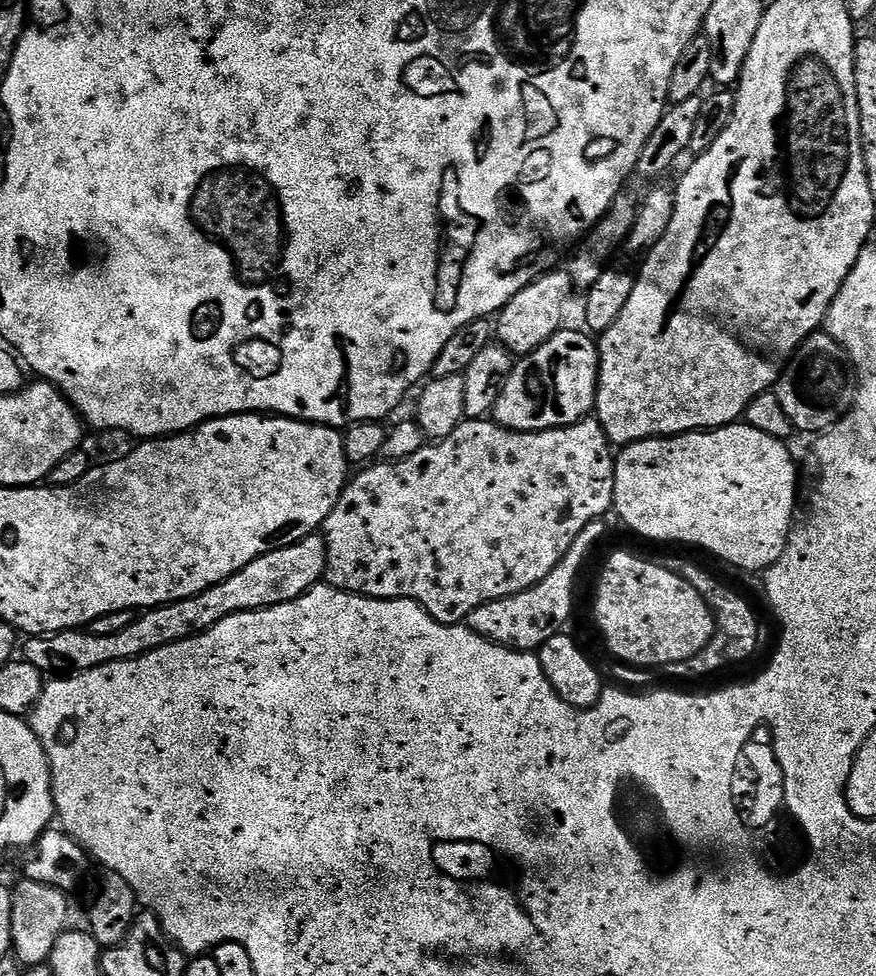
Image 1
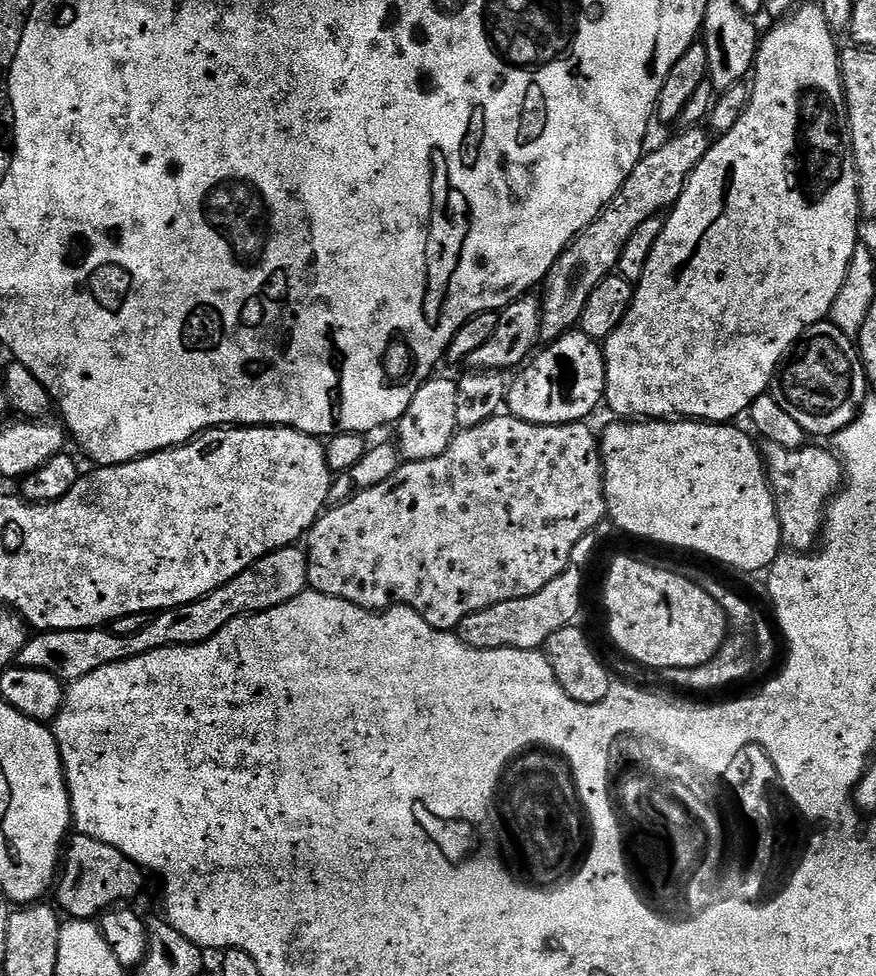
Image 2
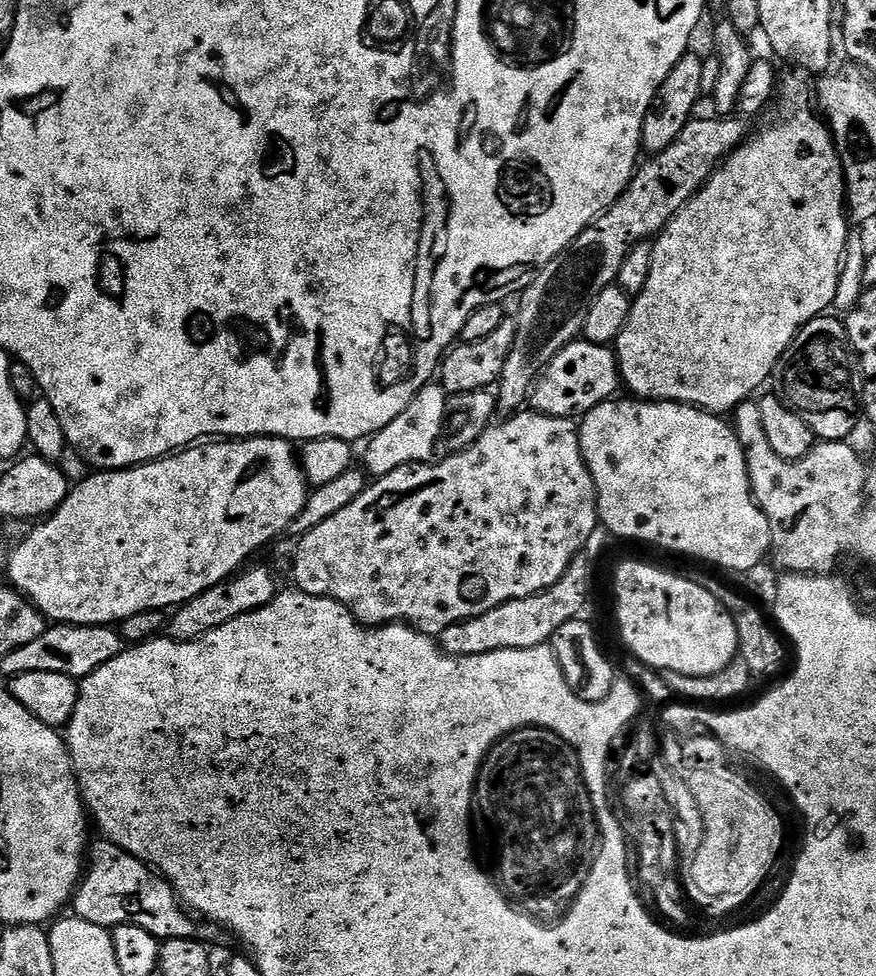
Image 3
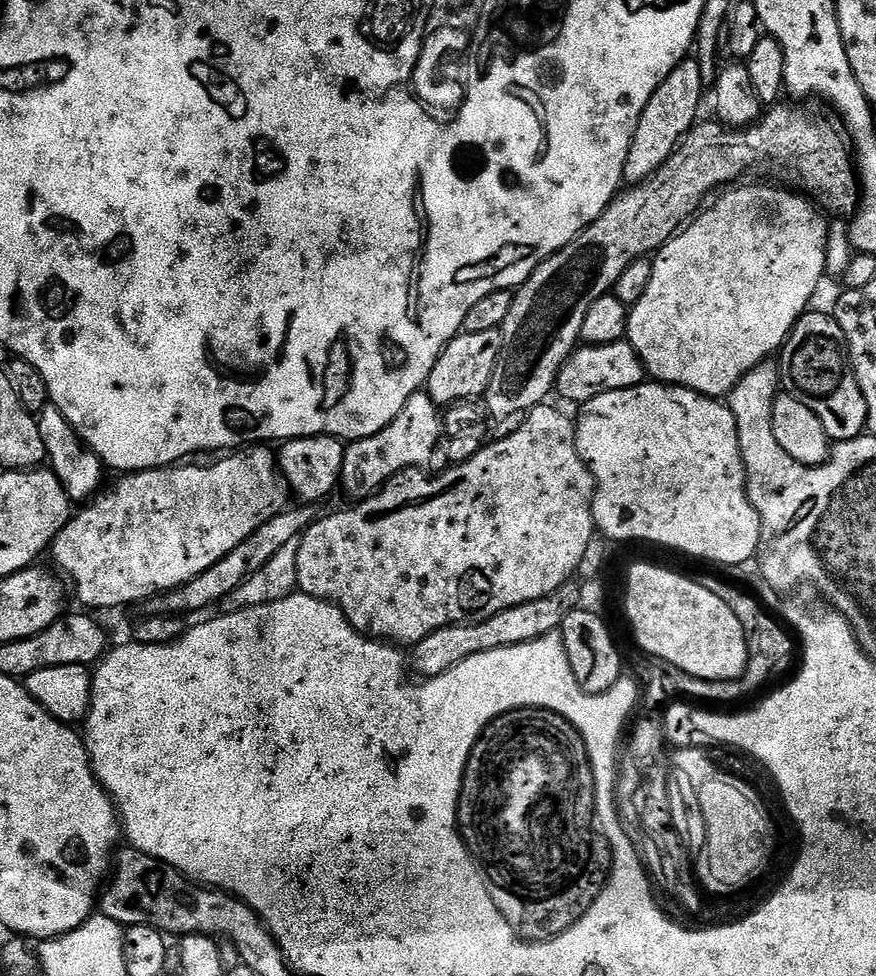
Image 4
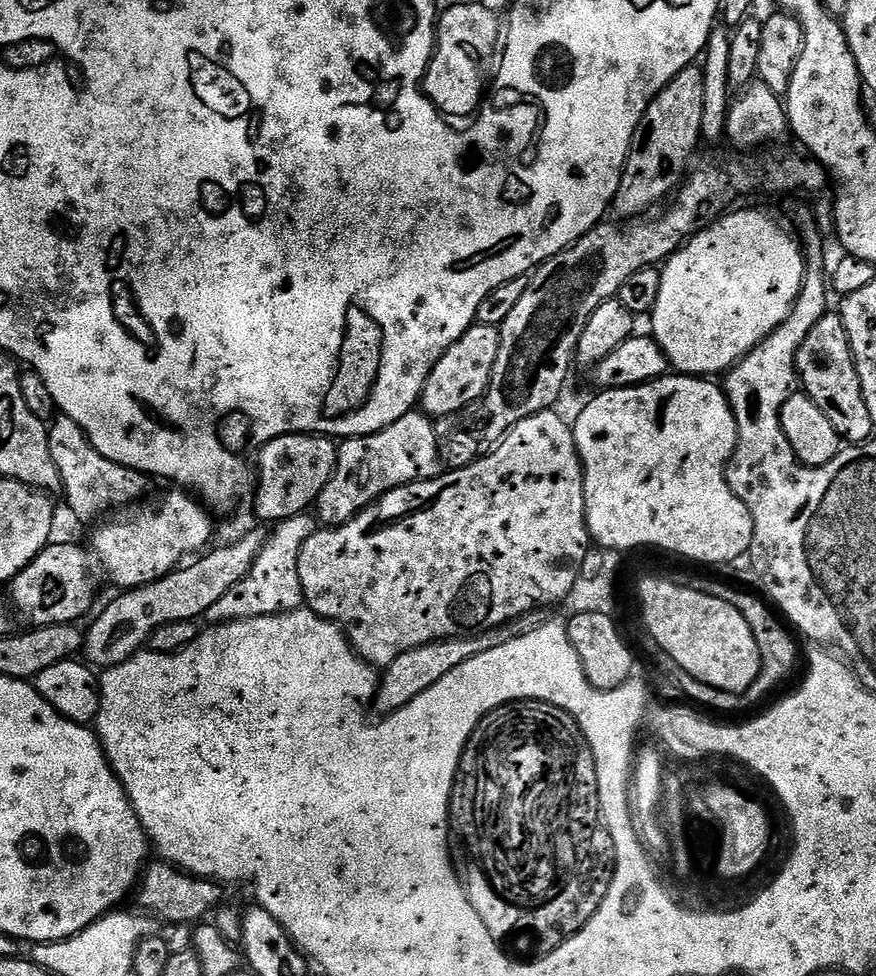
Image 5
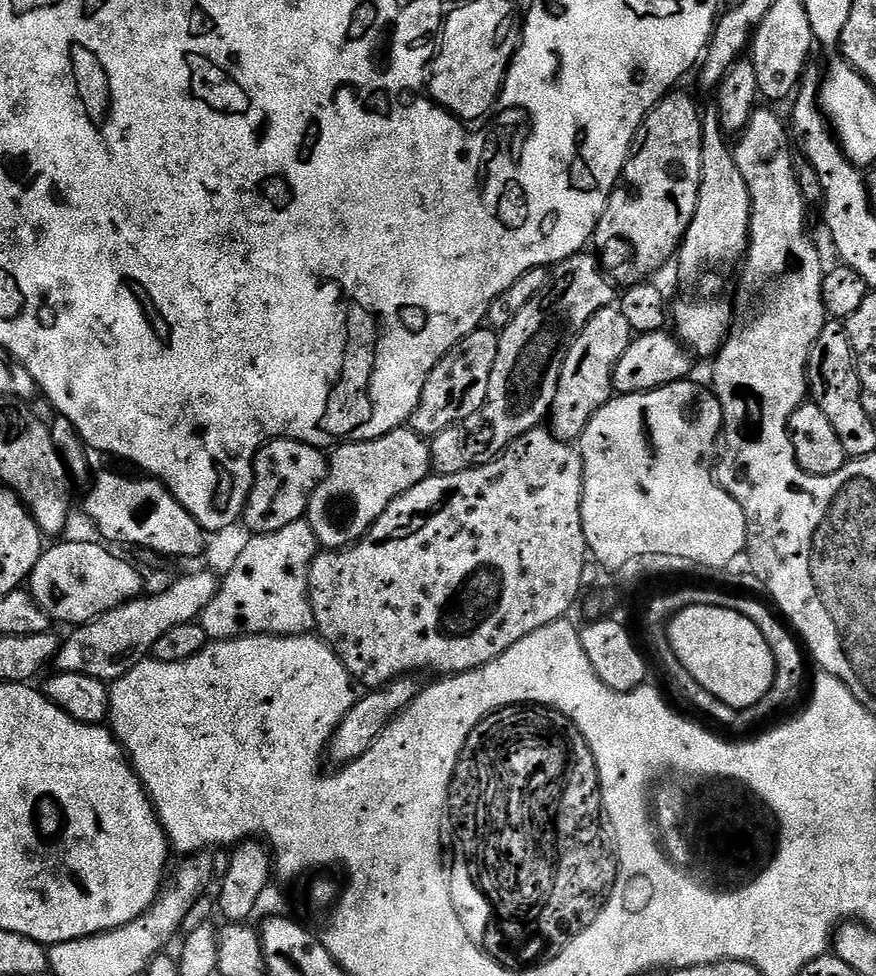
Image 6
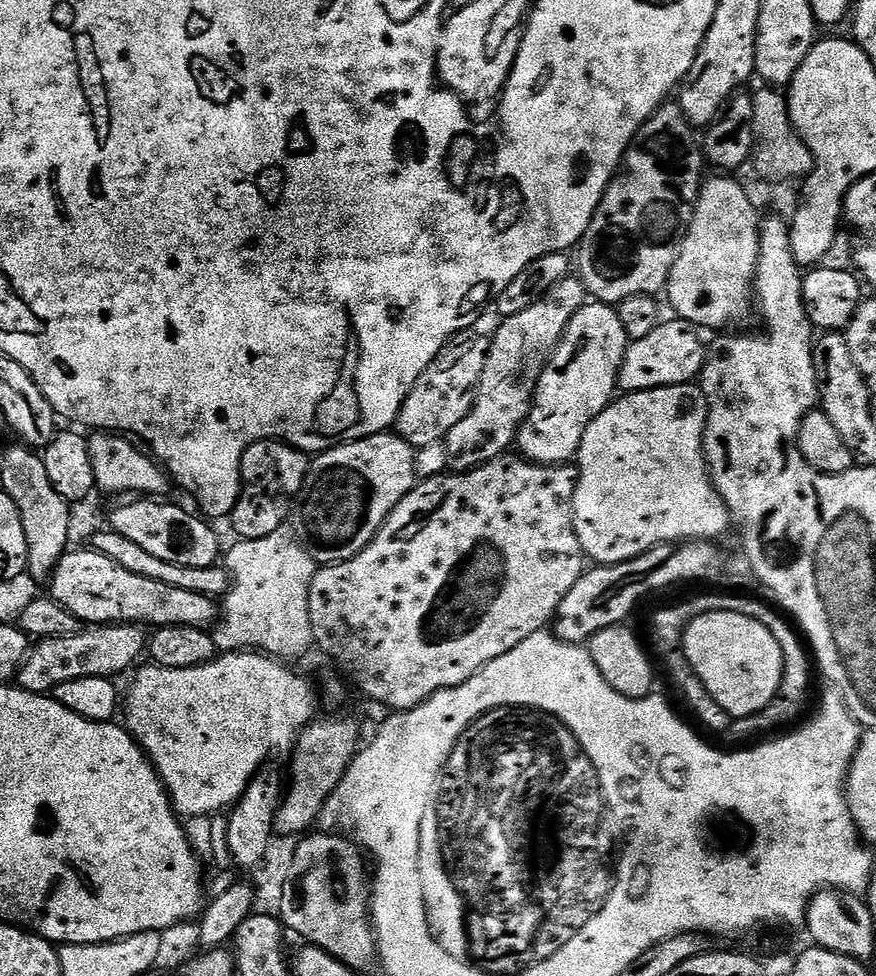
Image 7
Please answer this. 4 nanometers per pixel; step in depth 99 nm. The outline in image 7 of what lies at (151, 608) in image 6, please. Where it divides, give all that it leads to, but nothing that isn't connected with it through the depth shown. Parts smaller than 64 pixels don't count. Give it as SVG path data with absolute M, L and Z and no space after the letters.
M101 624L99 626L88 626L76 632L72 636L51 636L49 640L33 643L28 649L28 656L20 666L18 673L19 687L25 688L27 692L38 692L51 694L62 682L74 682L74 678L98 678L106 676L116 678L119 672L124 672L136 659L140 652L146 648L145 629L135 624Z

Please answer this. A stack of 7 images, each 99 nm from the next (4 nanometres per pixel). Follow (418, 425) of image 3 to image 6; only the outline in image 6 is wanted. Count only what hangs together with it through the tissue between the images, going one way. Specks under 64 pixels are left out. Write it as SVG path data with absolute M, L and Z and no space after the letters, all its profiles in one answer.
M408 426L395 428L382 438L341 443L333 452L336 453L331 453L328 472L314 490L306 513L310 530L314 532L319 547L324 550L343 550L361 540L371 530L372 523L384 513L386 506L390 506L392 499L418 486L418 482L425 480L433 471L429 441Z

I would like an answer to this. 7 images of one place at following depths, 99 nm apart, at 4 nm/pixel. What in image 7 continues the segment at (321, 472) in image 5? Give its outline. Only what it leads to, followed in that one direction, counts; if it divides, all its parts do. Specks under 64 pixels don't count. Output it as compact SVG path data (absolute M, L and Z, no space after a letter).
M259 440L249 444L240 463L240 497L231 520L239 539L264 538L289 523L294 501L308 473L310 460L299 448L279 440Z

